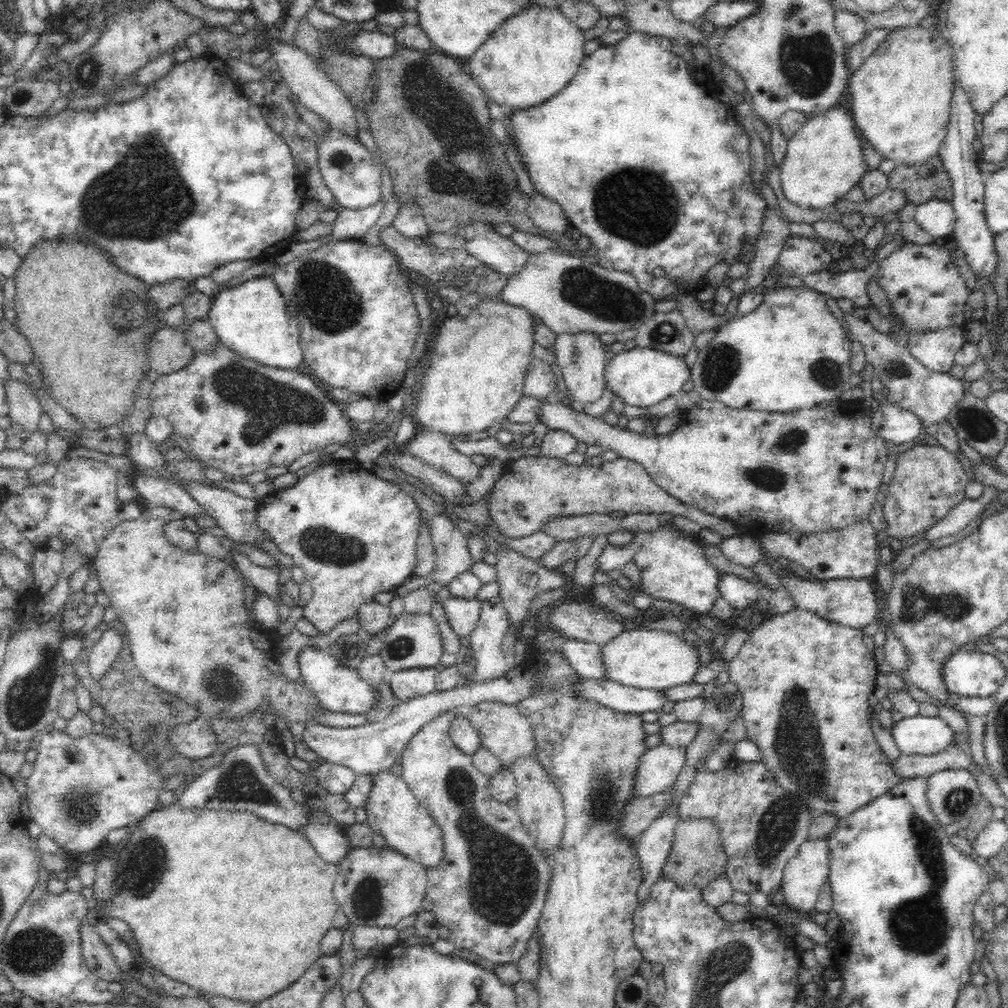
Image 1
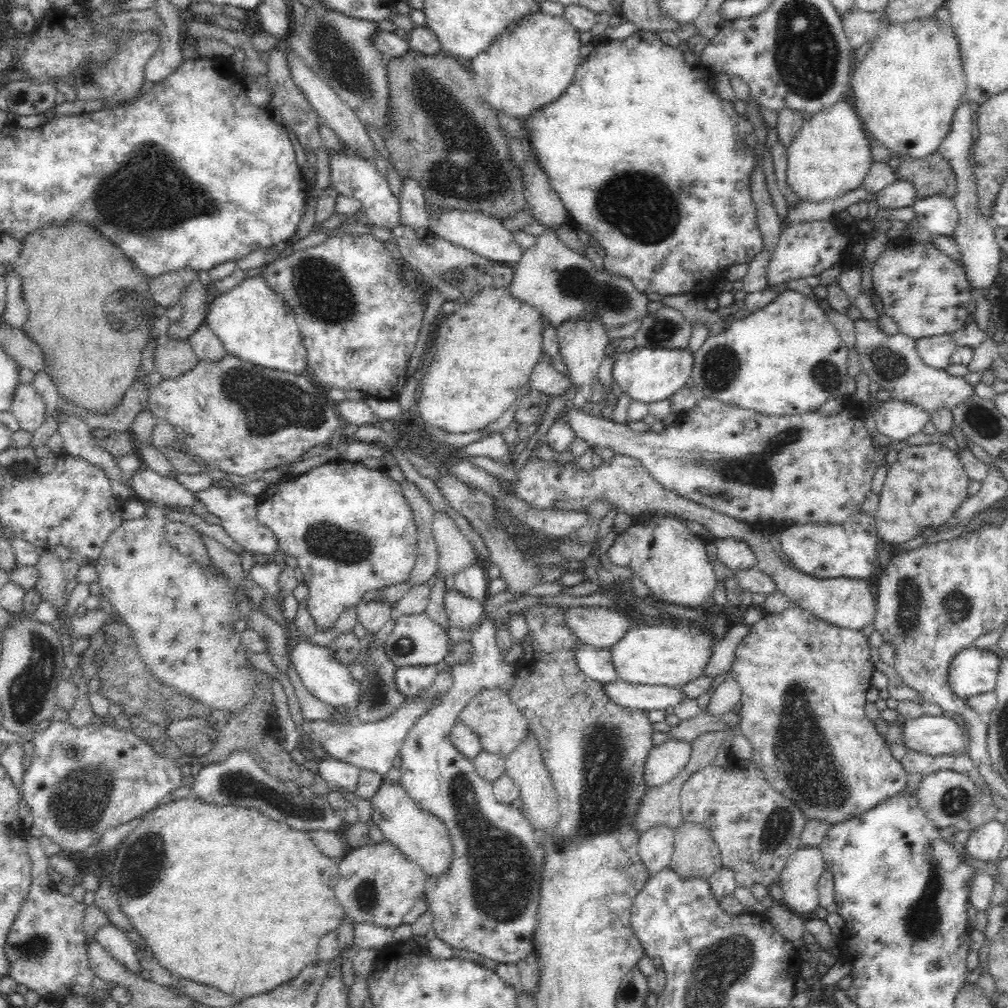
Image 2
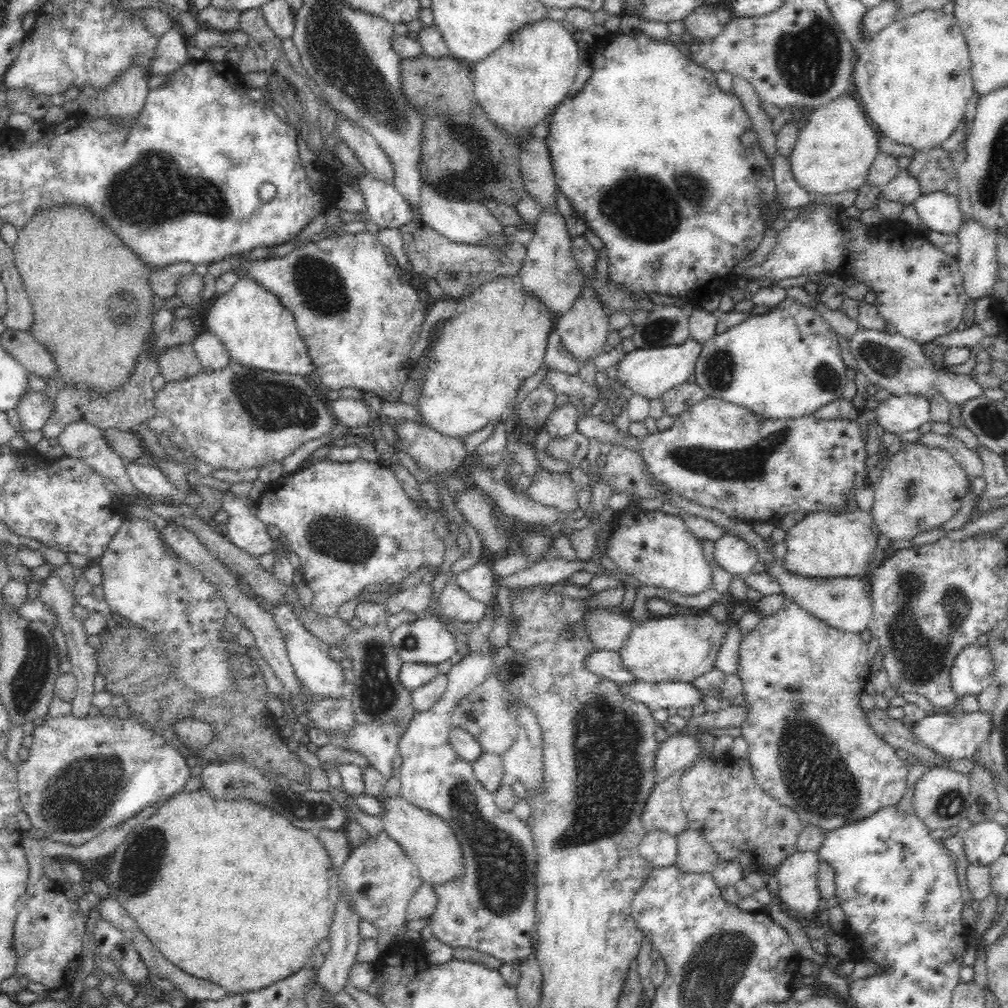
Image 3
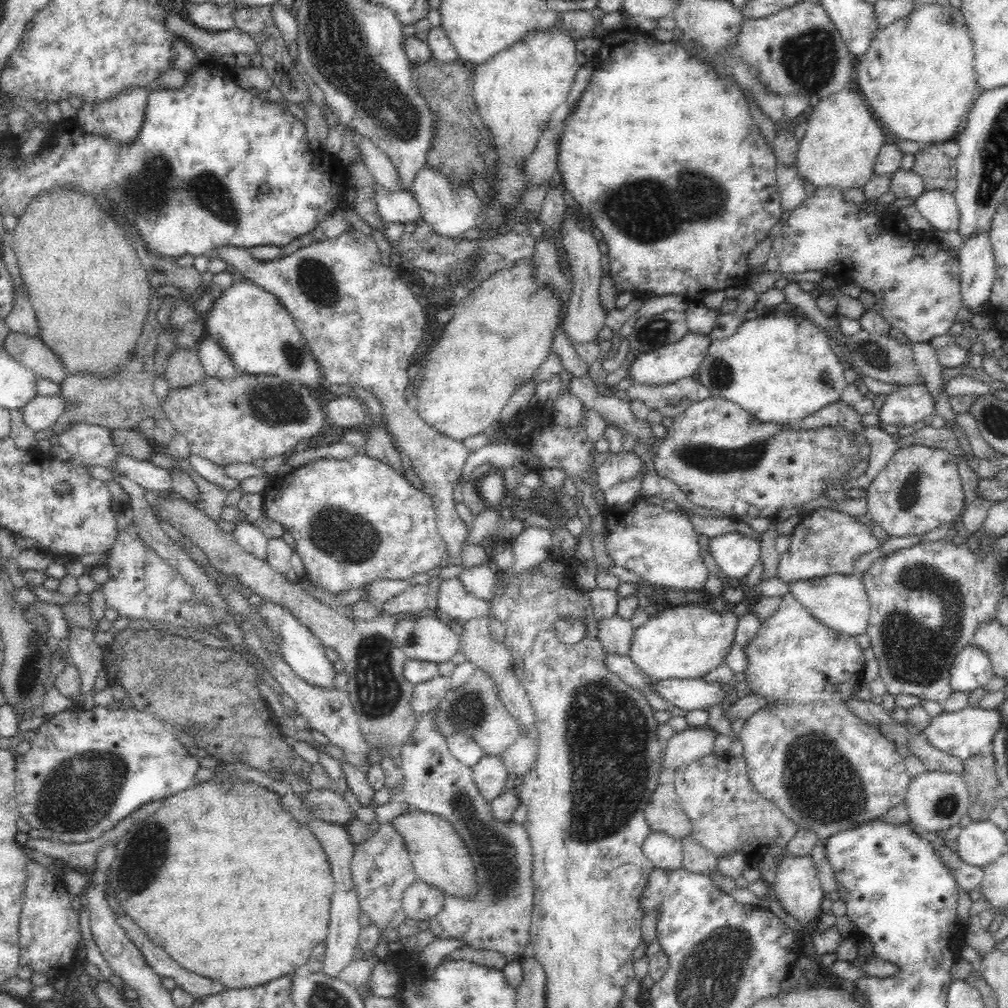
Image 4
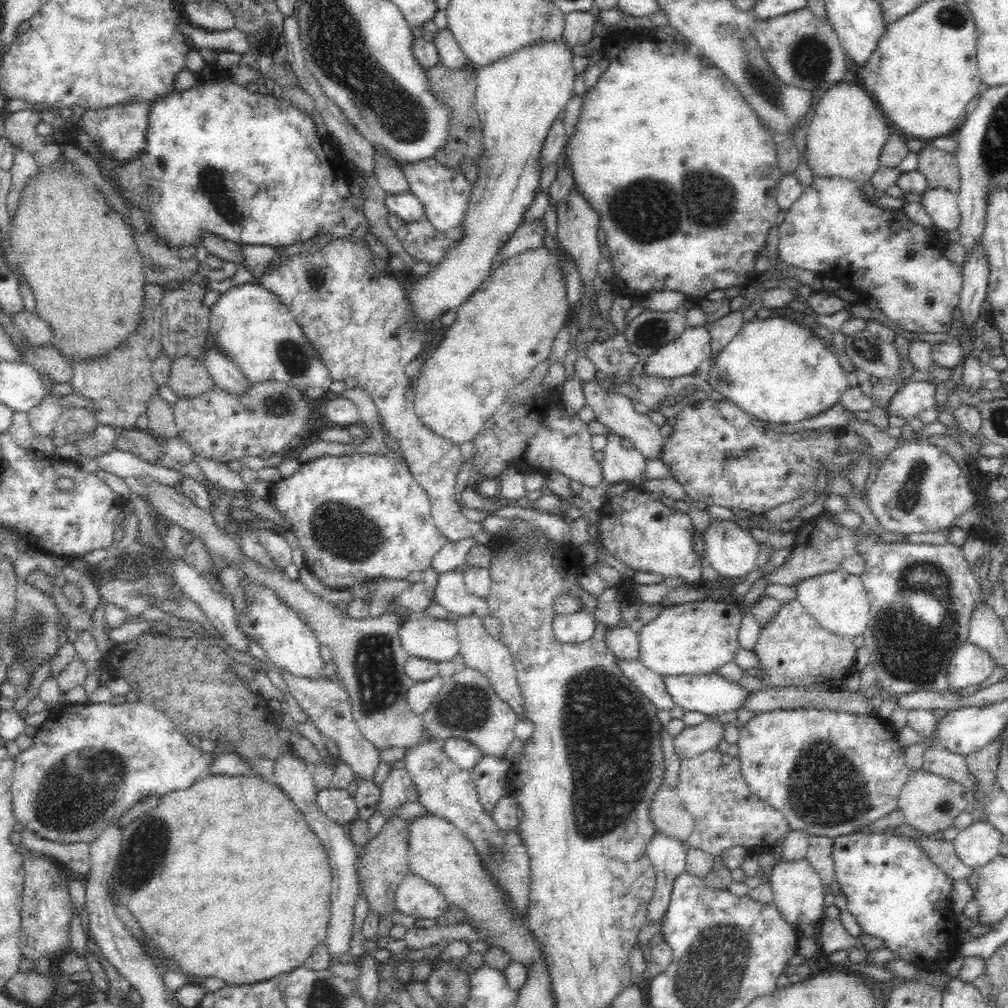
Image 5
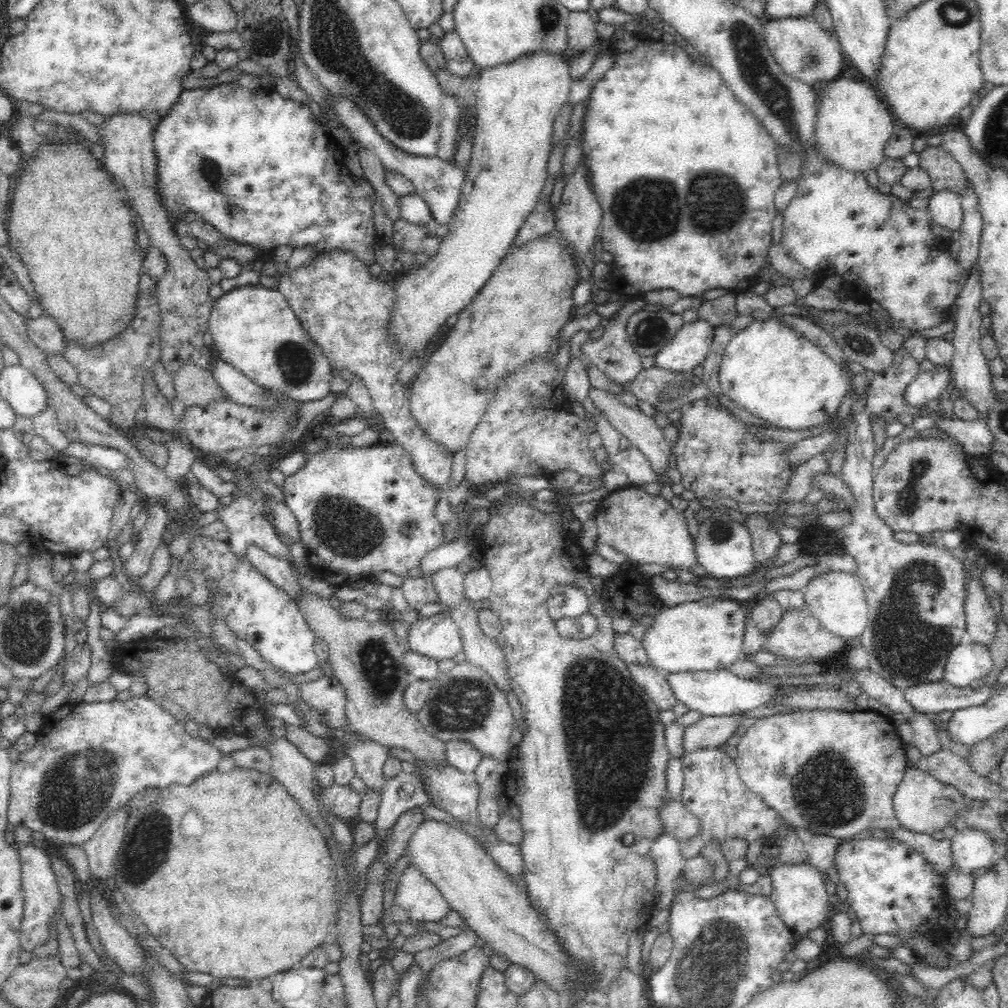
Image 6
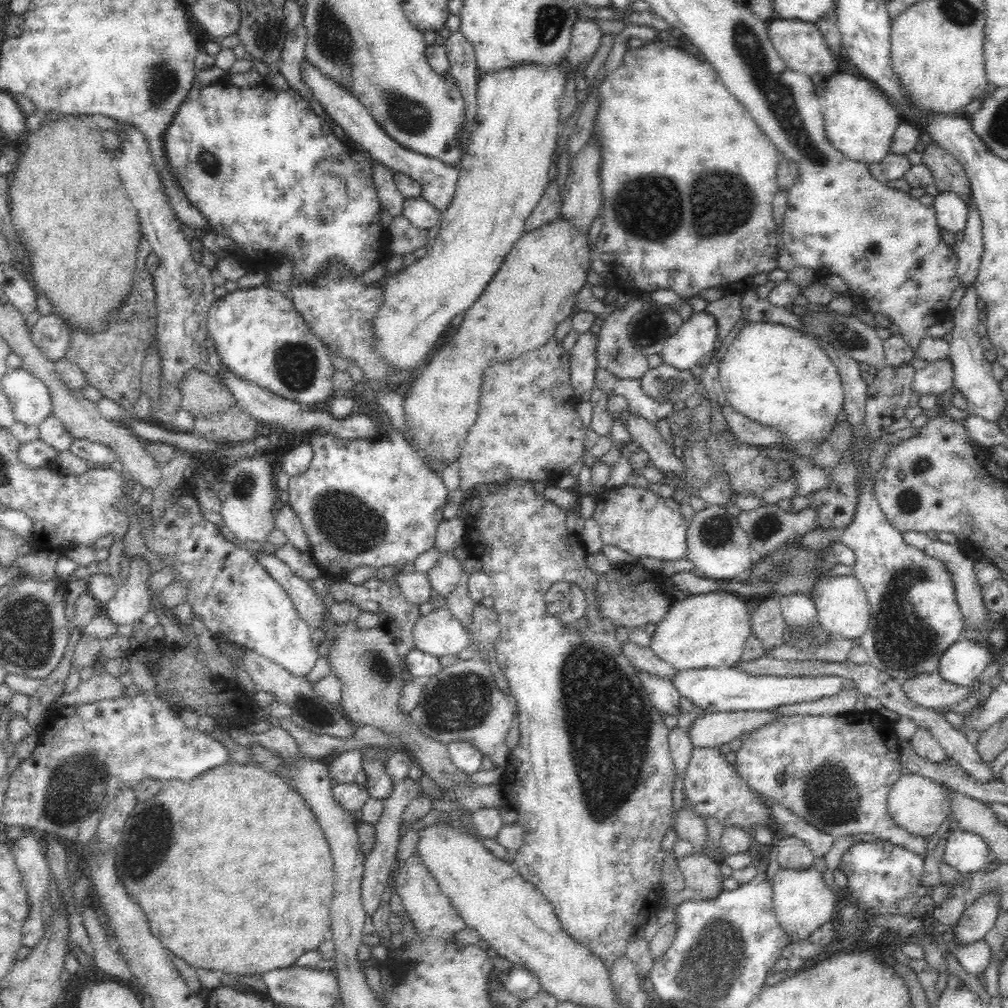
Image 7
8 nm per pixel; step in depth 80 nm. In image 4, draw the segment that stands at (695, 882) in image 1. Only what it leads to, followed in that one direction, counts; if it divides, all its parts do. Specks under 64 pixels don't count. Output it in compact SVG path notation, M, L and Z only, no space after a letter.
M692 834L682 839L681 844L682 864L680 868L705 875L710 875L715 871L719 858L711 850L696 842Z

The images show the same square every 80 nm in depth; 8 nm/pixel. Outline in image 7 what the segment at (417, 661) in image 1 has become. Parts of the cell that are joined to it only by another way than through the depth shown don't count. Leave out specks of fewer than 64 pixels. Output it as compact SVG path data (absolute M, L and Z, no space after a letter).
M446 606L421 615L412 632L414 649L438 658L456 655L469 646L464 625L460 625Z

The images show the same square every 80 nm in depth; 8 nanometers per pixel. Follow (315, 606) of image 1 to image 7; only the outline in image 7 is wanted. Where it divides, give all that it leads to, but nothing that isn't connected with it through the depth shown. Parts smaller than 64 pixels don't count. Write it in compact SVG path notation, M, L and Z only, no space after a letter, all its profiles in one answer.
M396 429L388 435L376 435L370 439L356 439L354 441L338 438L334 434L326 433L324 435L312 436L310 440L311 447L313 448L312 460L308 470L304 470L302 474L289 477L289 485L287 488L289 500L288 504L293 508L293 511L300 519L302 528L308 537L310 557L314 559L314 563L318 565L318 569L325 575L326 578L331 579L336 583L342 578L355 570L358 567L369 566L372 568L380 568L381 566L394 566L397 572L402 572L405 565L412 566L416 557L426 550L434 547L437 528L439 525L439 518L436 515L436 510L443 507L447 503L447 490L442 477L436 475L434 471L430 471L420 455L414 451L414 447L402 437L402 433L398 433Z

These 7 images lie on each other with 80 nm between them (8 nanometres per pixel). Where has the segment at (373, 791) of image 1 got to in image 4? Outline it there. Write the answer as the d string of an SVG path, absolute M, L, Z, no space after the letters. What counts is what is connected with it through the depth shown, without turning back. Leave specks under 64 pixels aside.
M411 807L391 820L390 825L401 835L418 880L454 896L472 896L476 892L470 853L446 819Z

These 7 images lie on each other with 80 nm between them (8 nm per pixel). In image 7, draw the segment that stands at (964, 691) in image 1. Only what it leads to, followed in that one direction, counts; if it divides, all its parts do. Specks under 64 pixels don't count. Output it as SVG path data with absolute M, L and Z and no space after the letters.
M974 639L956 641L940 658L939 673L945 681L971 686L992 658L991 649L986 644Z

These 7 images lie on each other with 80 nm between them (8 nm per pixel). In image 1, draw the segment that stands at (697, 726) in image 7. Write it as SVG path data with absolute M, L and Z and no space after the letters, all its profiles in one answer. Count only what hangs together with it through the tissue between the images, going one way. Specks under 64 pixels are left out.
M666 744L646 749L635 773L632 798L651 797L669 790L686 761L684 747Z

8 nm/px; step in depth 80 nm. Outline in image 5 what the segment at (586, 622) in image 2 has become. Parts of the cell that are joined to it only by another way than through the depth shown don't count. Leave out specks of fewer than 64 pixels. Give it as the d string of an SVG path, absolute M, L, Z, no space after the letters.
M620 621L606 625L604 642L616 658L624 660L638 659L638 637L628 623Z

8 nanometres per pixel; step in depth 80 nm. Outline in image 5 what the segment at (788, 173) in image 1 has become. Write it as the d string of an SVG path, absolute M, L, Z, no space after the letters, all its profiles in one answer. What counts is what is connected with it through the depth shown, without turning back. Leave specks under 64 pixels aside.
M842 81L825 90L815 104L812 121L806 126L803 156L812 175L818 178L840 177L864 184L879 169L882 147L890 135L890 126L870 93L857 81Z

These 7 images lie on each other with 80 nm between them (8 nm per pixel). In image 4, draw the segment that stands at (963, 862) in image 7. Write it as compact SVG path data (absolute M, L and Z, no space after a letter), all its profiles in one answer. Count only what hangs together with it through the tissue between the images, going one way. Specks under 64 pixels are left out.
M972 821L958 836L959 857L972 866L985 867L1007 852L1007 839L993 821Z

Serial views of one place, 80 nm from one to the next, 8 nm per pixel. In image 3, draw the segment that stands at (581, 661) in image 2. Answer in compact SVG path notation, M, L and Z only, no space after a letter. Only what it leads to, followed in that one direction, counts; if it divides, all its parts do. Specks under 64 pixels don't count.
M594 650L594 652L584 656L584 665L590 670L590 673L604 677L604 679L618 685L635 681L634 675L622 665L622 659L618 657L618 651Z

